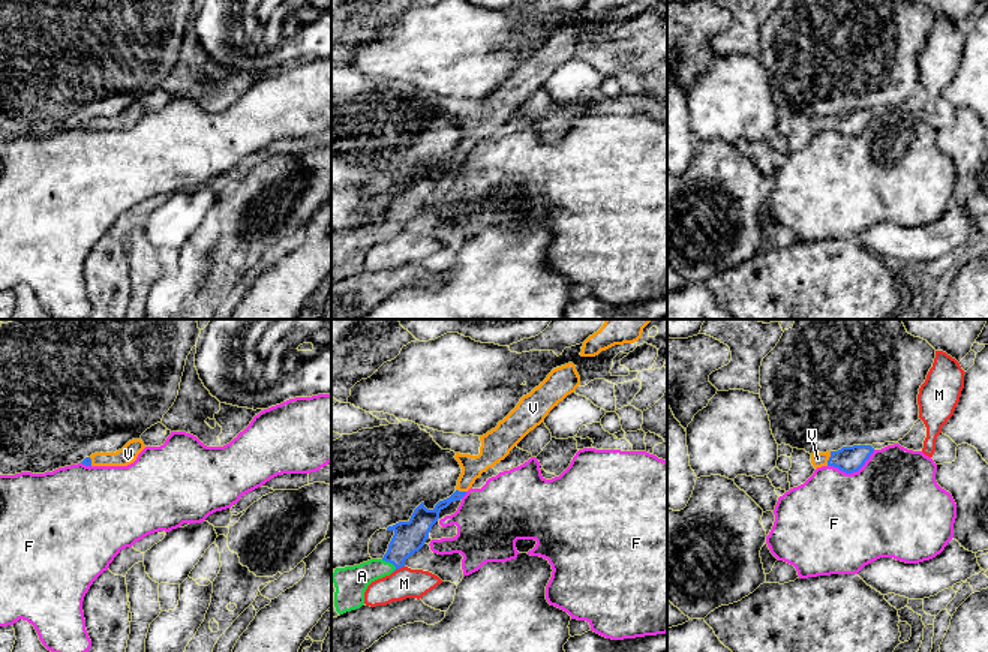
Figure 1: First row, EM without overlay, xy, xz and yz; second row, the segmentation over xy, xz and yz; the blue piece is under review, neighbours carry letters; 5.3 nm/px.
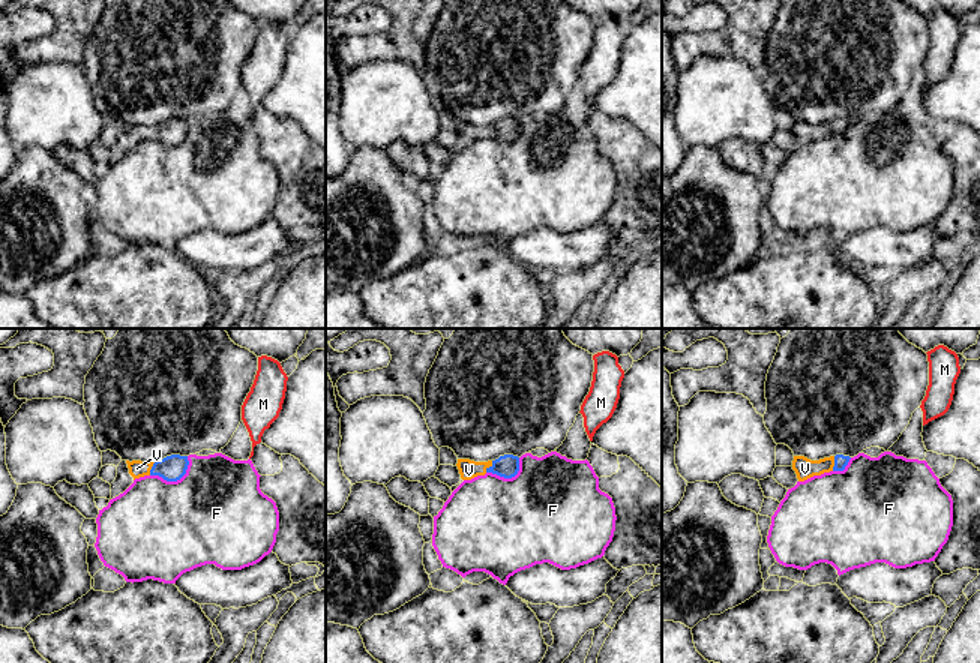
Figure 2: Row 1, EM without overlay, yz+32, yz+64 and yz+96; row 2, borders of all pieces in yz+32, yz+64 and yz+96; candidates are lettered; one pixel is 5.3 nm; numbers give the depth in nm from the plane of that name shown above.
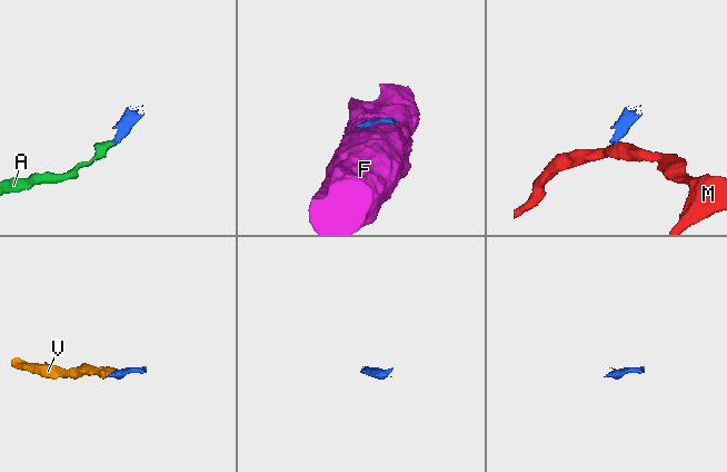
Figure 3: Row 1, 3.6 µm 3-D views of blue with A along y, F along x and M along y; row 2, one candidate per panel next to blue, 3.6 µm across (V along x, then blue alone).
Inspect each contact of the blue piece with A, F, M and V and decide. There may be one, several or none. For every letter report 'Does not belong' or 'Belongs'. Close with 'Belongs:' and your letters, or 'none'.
A: Belongs
F: Does not belong
M: Does not belong
V: Belongs
Belongs: A, V

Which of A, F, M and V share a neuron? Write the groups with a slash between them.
A V / F / M

